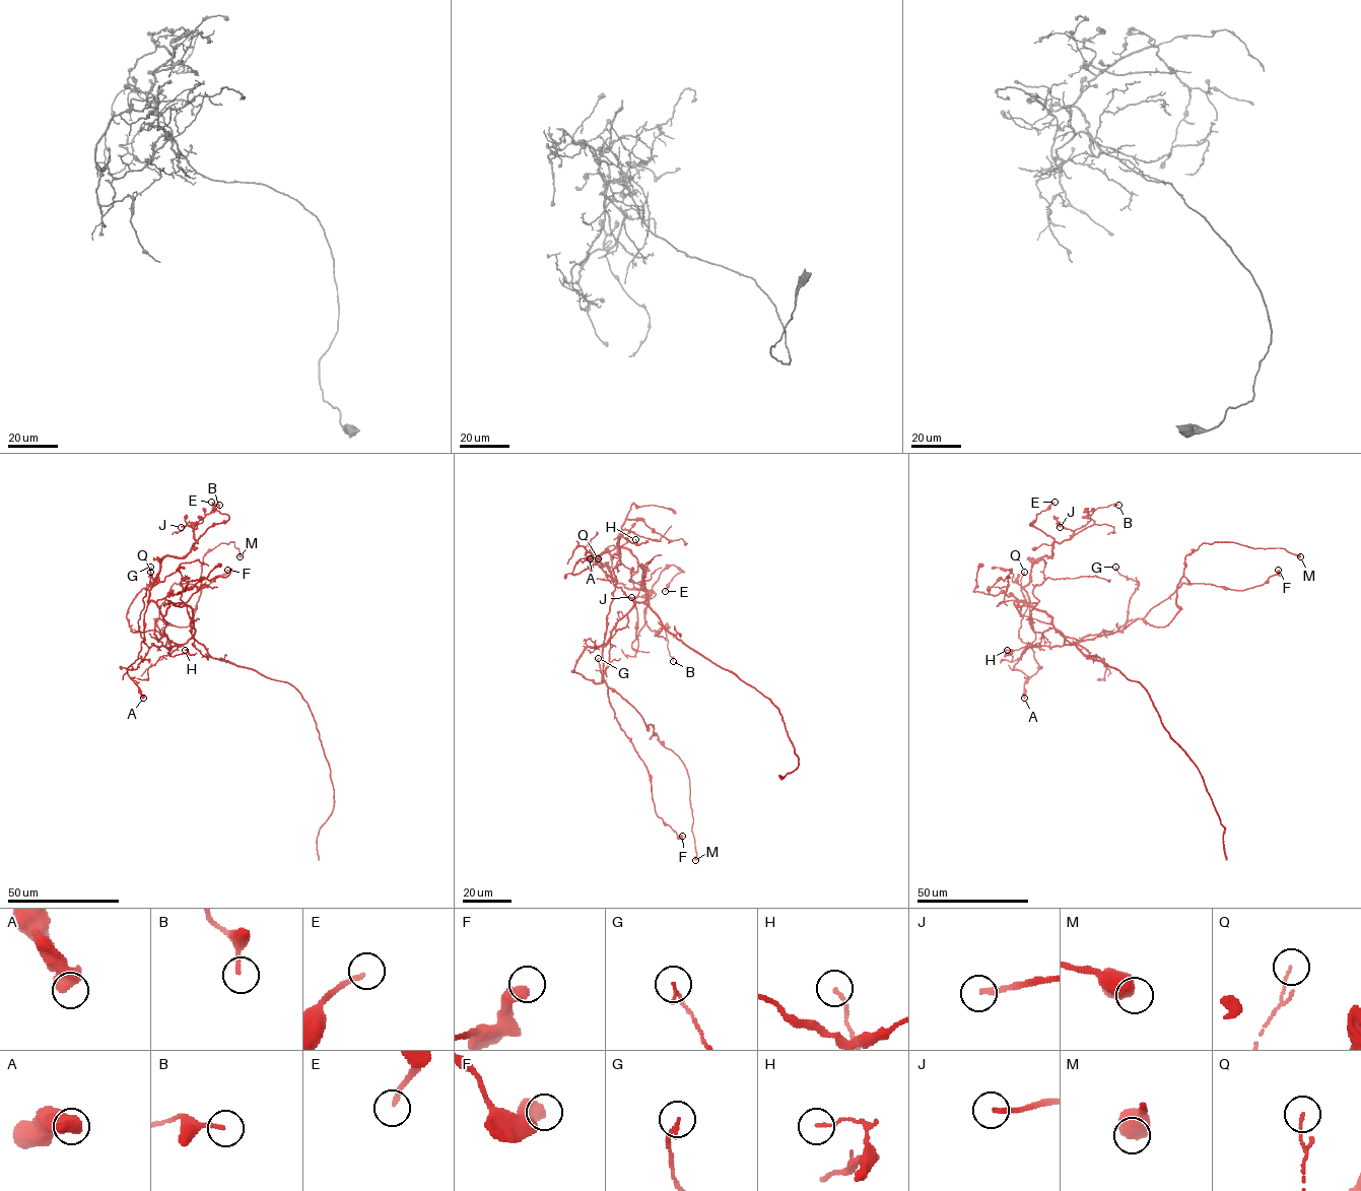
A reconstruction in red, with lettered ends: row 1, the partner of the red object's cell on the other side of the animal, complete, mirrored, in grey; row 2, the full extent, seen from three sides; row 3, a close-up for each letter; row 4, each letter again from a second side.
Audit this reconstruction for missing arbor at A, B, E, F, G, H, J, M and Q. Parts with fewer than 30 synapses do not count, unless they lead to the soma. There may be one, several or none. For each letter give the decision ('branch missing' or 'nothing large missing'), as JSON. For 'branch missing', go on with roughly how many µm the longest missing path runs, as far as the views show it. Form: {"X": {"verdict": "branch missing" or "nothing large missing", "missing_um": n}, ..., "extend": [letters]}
{"A": {"verdict": "nothing large missing"}, "B": {"verdict": "nothing large missing"}, "E": {"verdict": "nothing large missing"}, "F": {"verdict": "nothing large missing"}, "G": {"verdict": "nothing large missing"}, "H": {"verdict": "nothing large missing"}, "J": {"verdict": "nothing large missing"}, "M": {"verdict": "nothing large missing"}, "Q": {"verdict": "nothing large missing"}, "extend": []}

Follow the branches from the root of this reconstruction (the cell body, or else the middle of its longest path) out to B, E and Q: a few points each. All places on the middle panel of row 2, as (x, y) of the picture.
B: (628, 550), (605, 550), (596, 565), (598, 558), (616, 582), (648, 591), (645, 624), (666, 631), (673, 661)
E: (628, 550), (605, 550), (596, 565), (626, 588), (649, 591), (679, 567), (665, 591)
Q: (628, 550), (643, 572), (642, 601), (629, 598), (589, 552), (585, 554), (591, 561), (594, 555), (598, 558)

